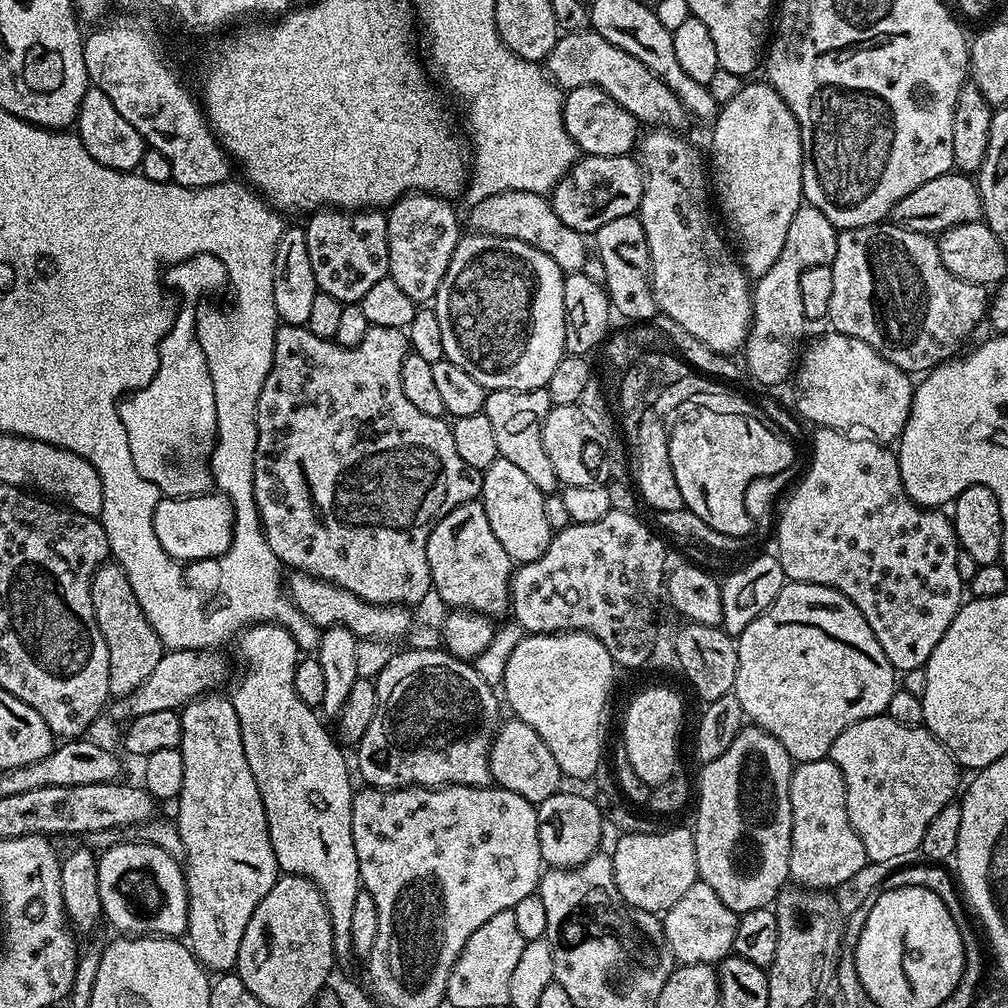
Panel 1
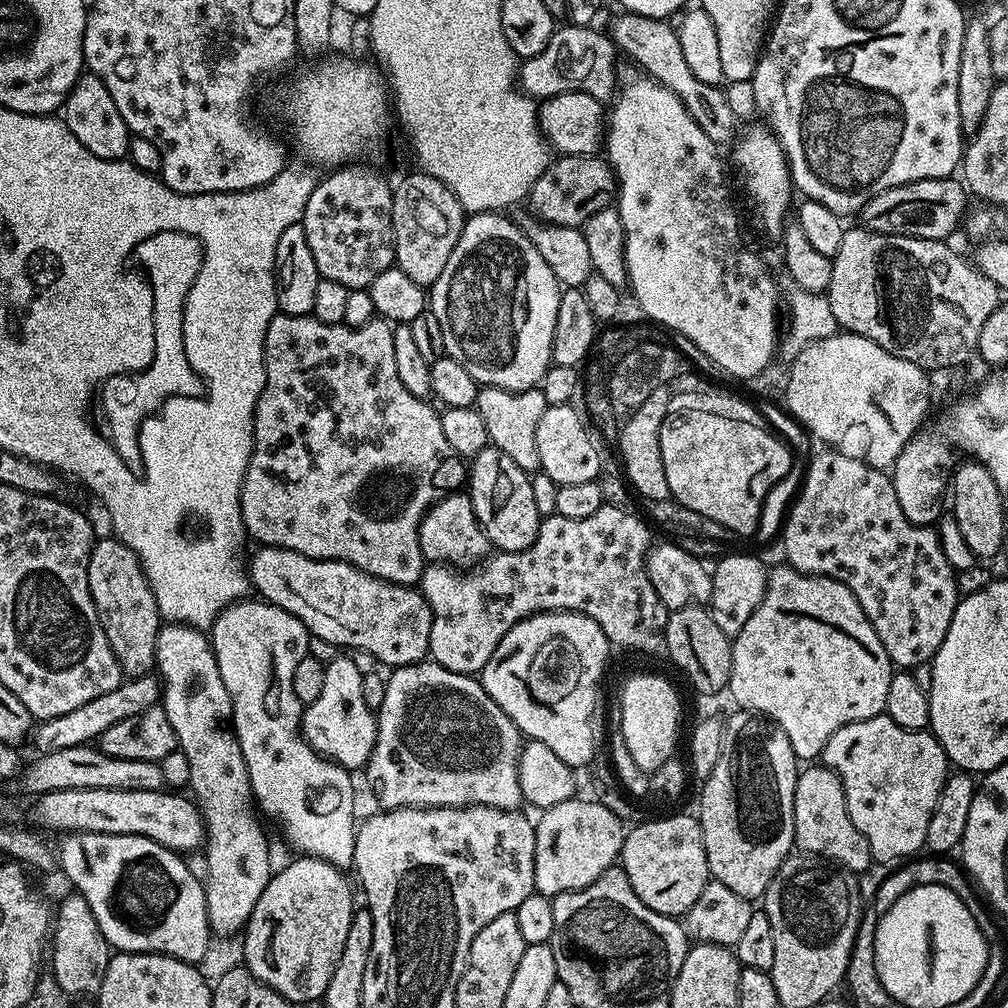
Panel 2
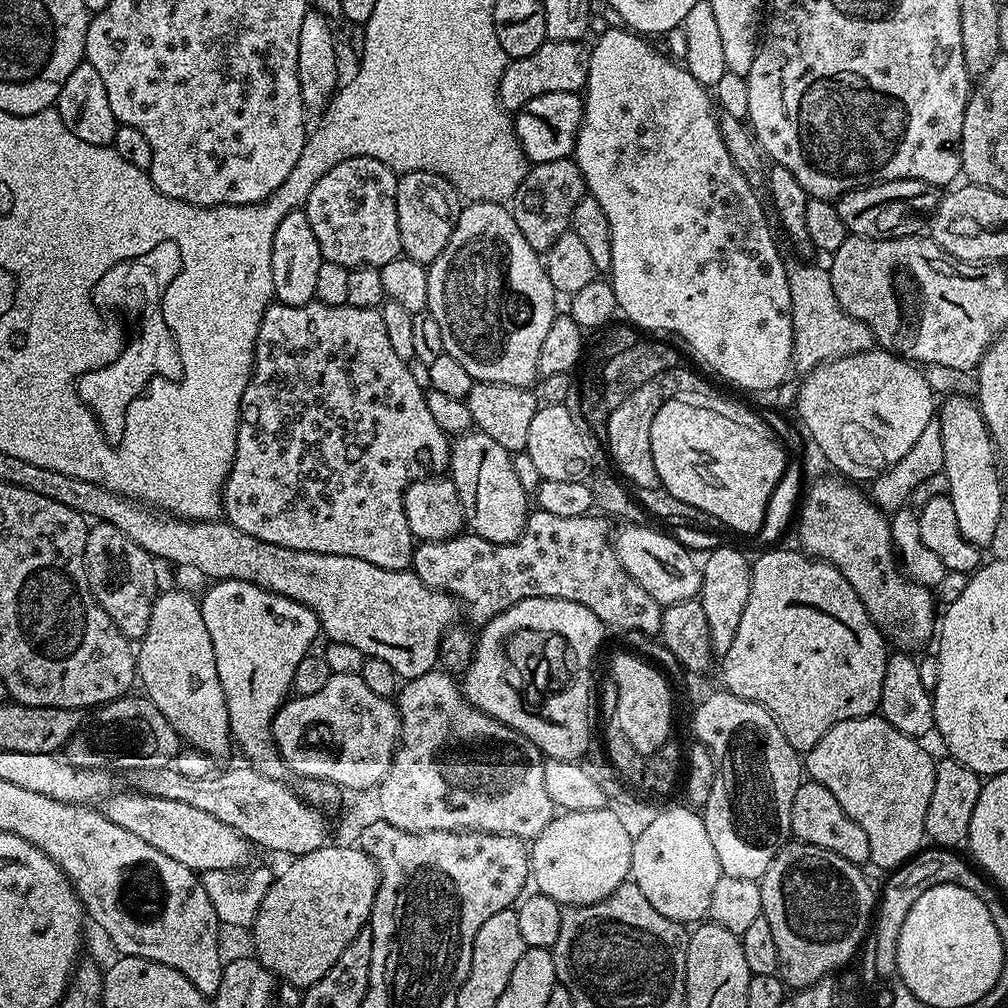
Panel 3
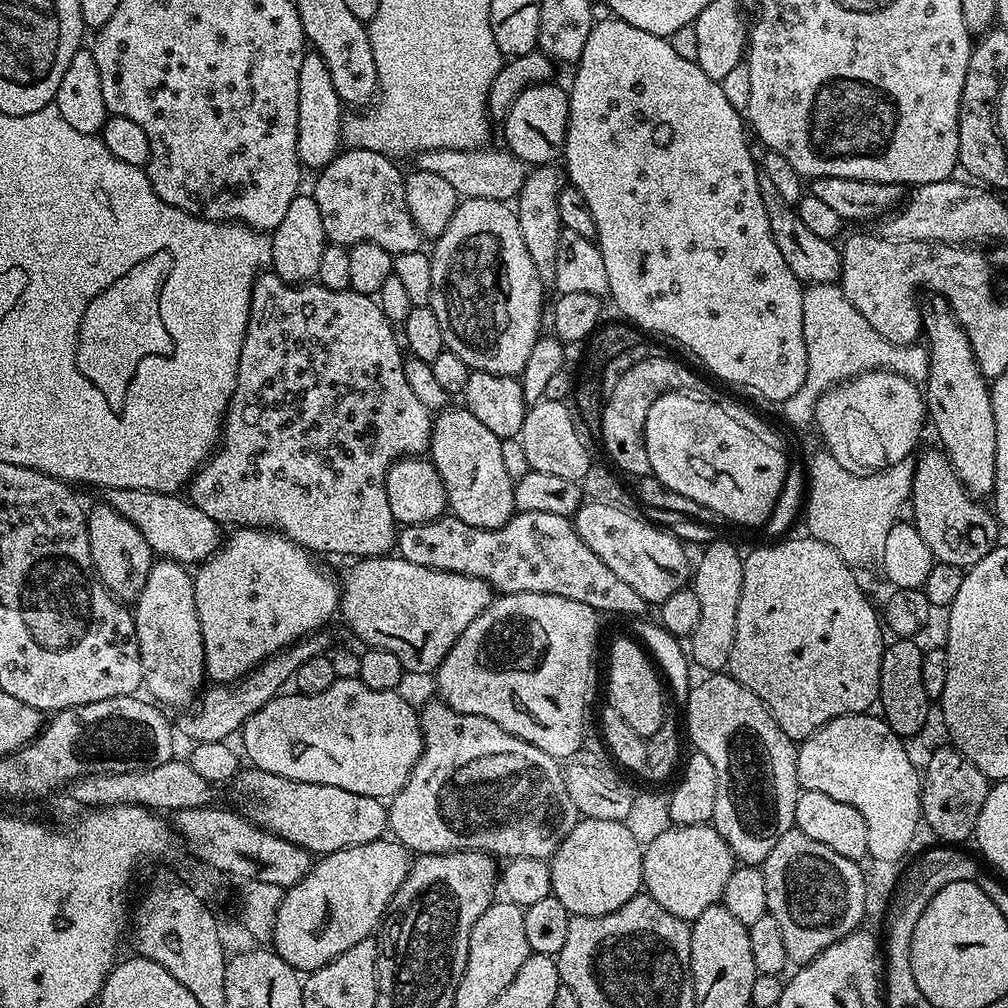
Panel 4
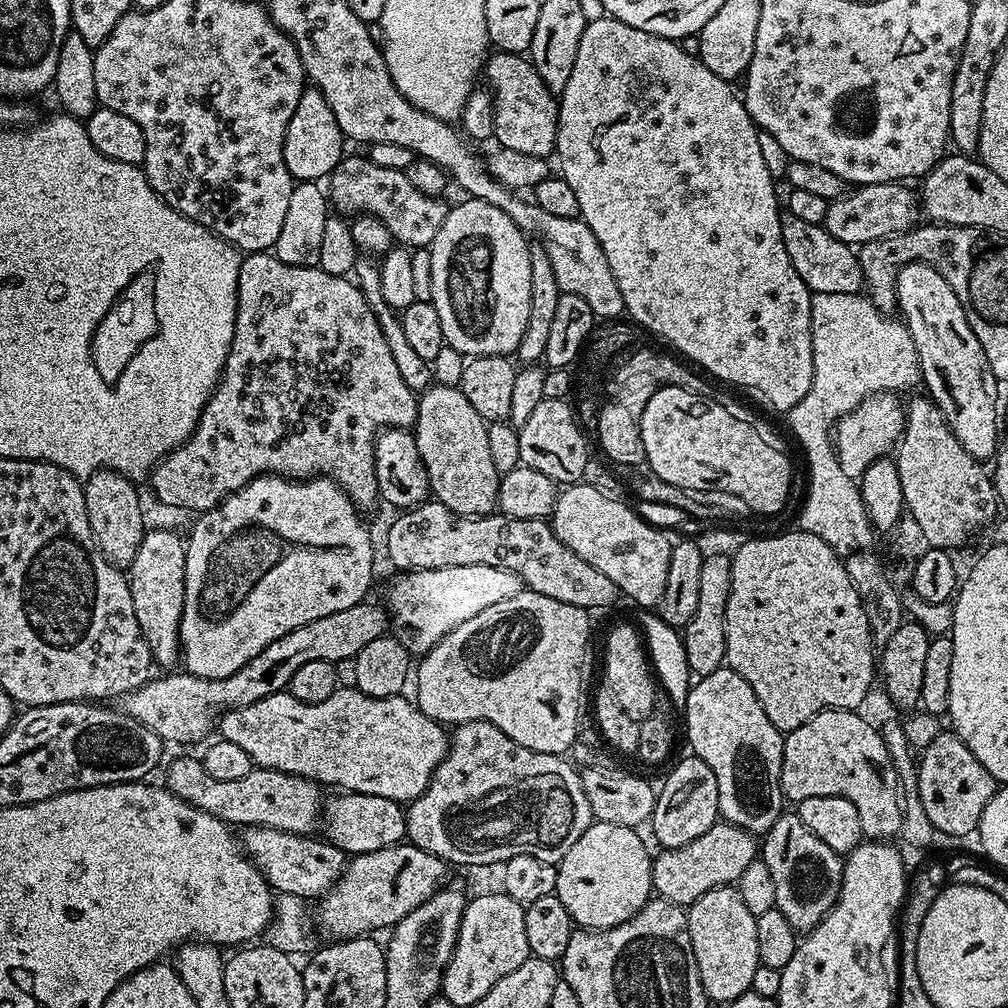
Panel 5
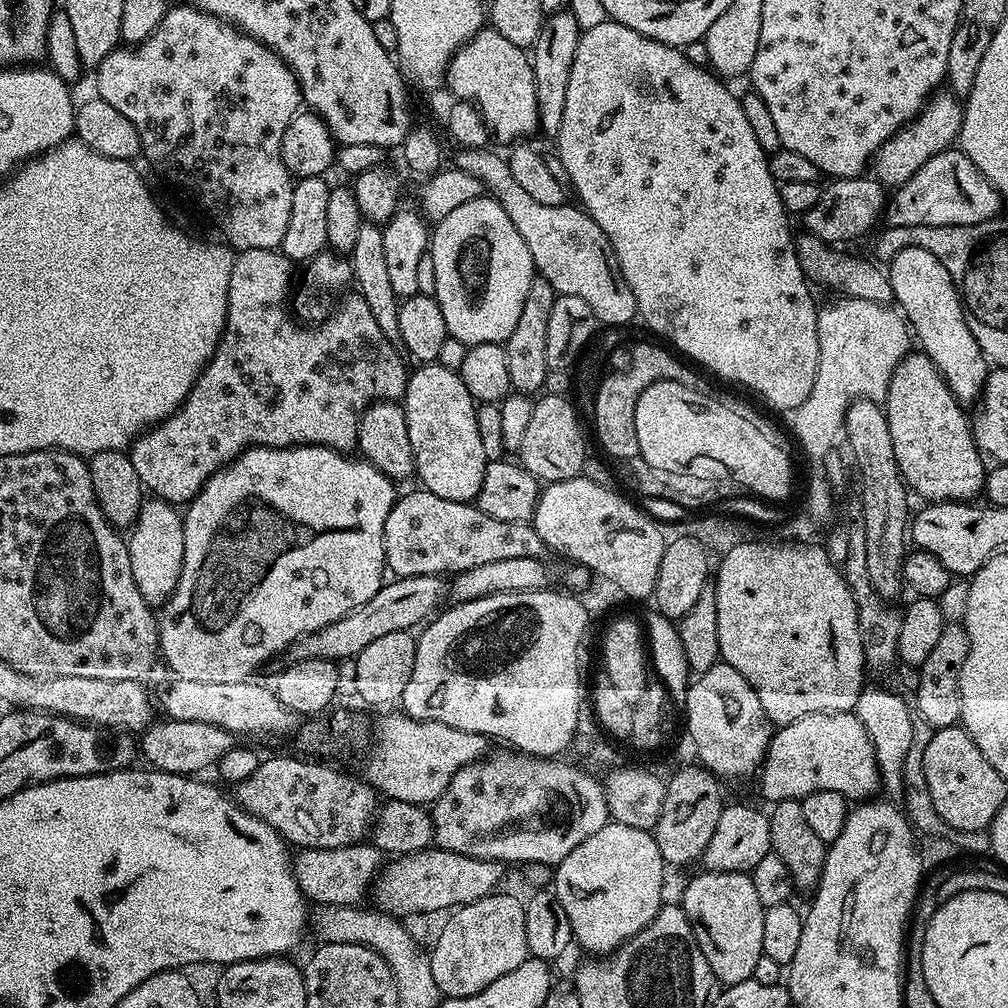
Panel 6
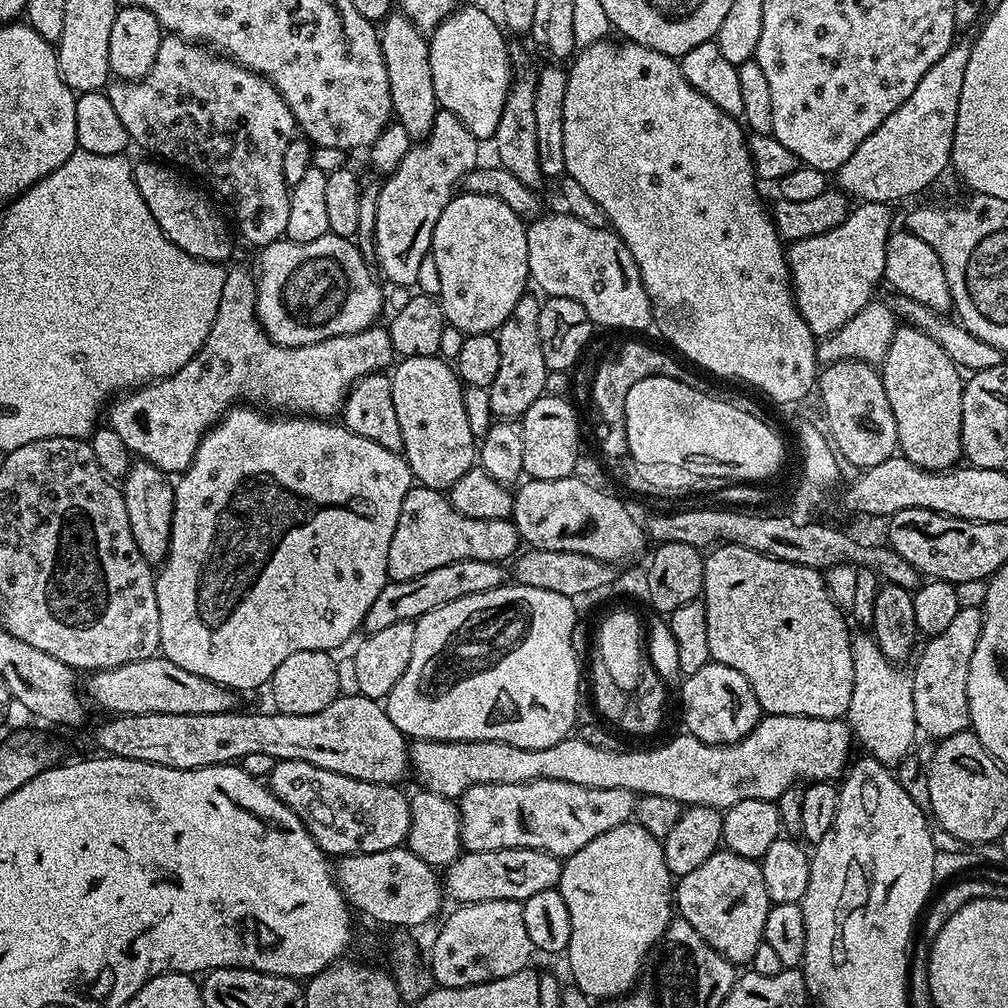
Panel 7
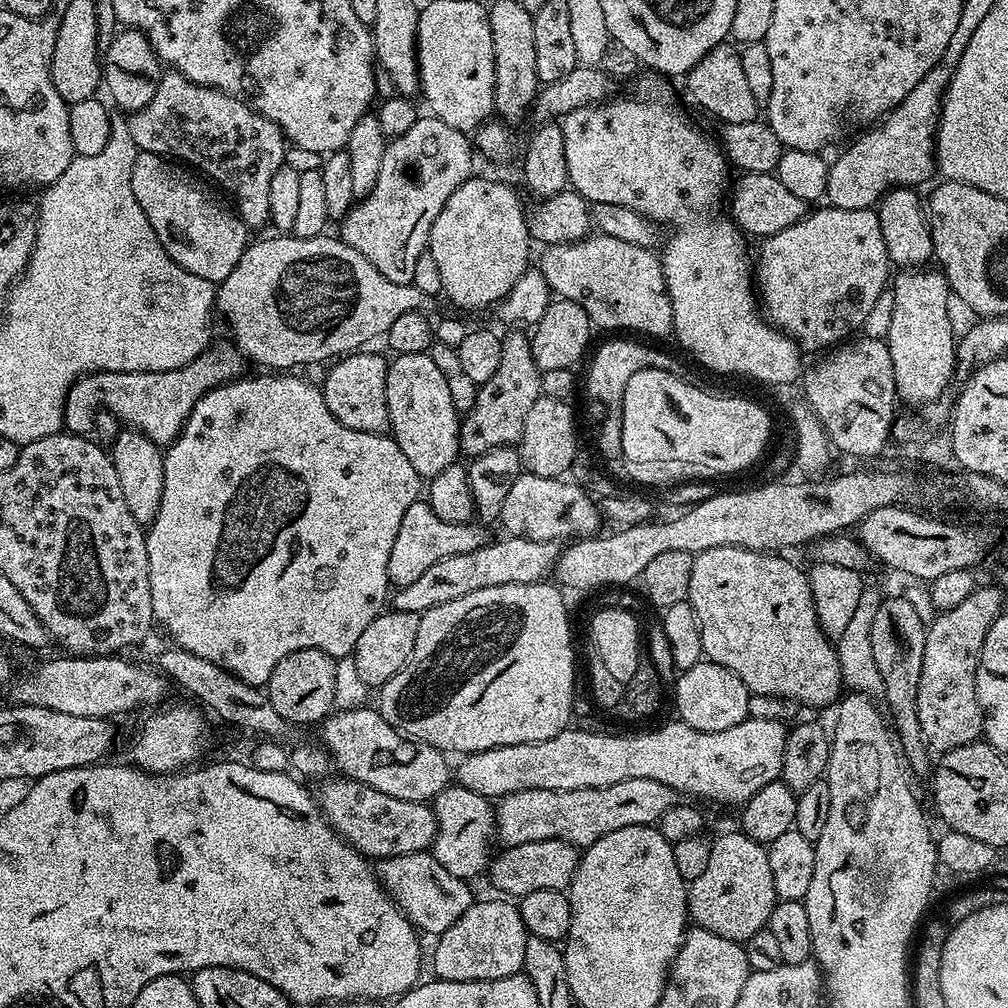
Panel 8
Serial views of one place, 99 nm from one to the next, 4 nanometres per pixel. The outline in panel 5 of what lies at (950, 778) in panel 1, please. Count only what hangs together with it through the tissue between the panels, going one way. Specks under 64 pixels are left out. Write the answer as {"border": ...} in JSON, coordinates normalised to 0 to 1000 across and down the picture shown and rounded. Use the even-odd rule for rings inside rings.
{"border":[[[820,702],[808,712],[804,712],[796,720],[792,720],[778,732],[778,747],[776,748],[776,768],[774,779],[778,785],[779,795],[793,796],[809,790],[834,790],[847,800],[853,809],[857,829],[865,835],[877,835],[888,830],[893,823],[896,812],[894,802],[894,785],[891,781],[888,762],[879,736],[874,730],[874,723],[856,714],[849,704],[836,702]]]}

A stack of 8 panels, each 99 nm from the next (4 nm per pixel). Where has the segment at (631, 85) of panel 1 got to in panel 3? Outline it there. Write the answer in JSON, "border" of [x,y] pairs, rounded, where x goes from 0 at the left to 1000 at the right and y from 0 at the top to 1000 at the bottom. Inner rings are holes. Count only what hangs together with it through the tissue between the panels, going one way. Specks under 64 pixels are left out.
{"border":[[[541,42],[530,54],[526,54],[517,60],[508,60],[496,78],[496,103],[501,111],[511,113],[521,103],[538,93],[550,93],[551,91],[574,92],[583,81],[583,61],[580,53],[579,55],[575,53],[575,47],[576,45],[571,42]]]}

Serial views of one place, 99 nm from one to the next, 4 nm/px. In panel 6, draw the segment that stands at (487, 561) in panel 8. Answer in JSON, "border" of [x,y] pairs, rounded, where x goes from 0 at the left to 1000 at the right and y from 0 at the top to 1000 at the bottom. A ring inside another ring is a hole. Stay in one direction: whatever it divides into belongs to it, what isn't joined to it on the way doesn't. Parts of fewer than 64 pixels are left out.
{"border":[[[398,571],[386,574],[366,596],[335,613],[335,617],[327,617],[327,621],[319,621],[319,625],[303,627],[297,631],[286,642],[285,654],[319,653],[336,657],[352,653],[359,645],[363,645],[363,641],[367,641],[367,637],[380,633],[382,629],[404,627],[412,624],[412,619],[420,620],[438,602],[437,594],[442,591],[442,579],[438,576],[437,571]]]}

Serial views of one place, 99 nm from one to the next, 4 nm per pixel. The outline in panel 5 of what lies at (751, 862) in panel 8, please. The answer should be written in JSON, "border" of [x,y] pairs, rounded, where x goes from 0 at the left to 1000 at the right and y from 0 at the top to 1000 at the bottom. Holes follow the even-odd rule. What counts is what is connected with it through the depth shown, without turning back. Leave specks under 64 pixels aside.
{"border":[[[733,880],[700,883],[696,891],[682,898],[681,904],[692,966],[703,993],[707,997],[716,998],[744,983],[748,966],[756,959],[752,946],[752,919],[744,899],[736,895]]]}

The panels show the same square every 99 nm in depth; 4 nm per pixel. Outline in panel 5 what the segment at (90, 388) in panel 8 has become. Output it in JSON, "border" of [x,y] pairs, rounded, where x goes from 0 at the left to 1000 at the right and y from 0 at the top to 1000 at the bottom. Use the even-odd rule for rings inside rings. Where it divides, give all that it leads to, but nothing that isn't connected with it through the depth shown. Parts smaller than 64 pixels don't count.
{"border":[[[269,249],[247,250],[238,259],[236,268],[236,304],[234,305],[234,322],[232,335],[225,338],[226,354],[220,360],[218,377],[210,388],[210,394],[198,412],[198,418],[190,429],[190,434],[184,440],[179,440],[167,449],[149,469],[151,488],[167,504],[184,504],[189,510],[206,508],[214,504],[228,490],[242,484],[254,472],[273,470],[287,474],[324,474],[332,478],[339,487],[349,495],[349,499],[358,506],[364,506],[369,499],[377,496],[375,474],[371,446],[373,434],[378,427],[387,425],[408,426],[413,419],[414,390],[409,389],[399,379],[399,371],[395,371],[395,363],[387,351],[387,343],[383,343],[383,335],[375,323],[375,315],[371,315],[371,308],[363,300],[356,286],[345,274],[323,272],[315,264],[301,266],[288,264],[280,260]]]}

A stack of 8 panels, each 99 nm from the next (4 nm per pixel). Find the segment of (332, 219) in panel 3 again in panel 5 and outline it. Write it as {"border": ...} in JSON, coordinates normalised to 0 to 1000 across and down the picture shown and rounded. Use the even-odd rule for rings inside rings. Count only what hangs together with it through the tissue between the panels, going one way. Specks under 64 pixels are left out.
{"border":[[[342,154],[337,163],[323,179],[323,193],[328,205],[334,211],[345,216],[358,212],[375,216],[387,228],[390,239],[406,248],[425,246],[431,240],[445,203],[439,202],[439,197],[419,192],[413,185],[403,177],[401,170],[383,168],[372,164],[364,154]]]}

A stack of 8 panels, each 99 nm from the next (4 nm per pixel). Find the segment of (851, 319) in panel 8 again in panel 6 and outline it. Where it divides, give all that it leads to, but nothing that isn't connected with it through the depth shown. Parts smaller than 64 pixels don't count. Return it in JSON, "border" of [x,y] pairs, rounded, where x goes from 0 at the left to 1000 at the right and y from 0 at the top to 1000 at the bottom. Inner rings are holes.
{"border":[[[945,145],[927,153],[919,165],[884,191],[879,203],[880,225],[887,224],[962,224],[993,213],[994,195],[970,165]]]}

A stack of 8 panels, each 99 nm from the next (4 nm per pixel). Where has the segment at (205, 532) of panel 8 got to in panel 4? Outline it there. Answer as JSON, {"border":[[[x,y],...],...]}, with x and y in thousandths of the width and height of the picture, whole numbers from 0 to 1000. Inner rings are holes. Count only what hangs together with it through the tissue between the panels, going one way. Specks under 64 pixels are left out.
{"border":[[[235,523],[215,548],[193,564],[190,580],[200,625],[202,666],[207,676],[226,681],[247,670],[261,655],[318,626],[337,601],[337,583],[313,560],[311,549],[273,526]]]}

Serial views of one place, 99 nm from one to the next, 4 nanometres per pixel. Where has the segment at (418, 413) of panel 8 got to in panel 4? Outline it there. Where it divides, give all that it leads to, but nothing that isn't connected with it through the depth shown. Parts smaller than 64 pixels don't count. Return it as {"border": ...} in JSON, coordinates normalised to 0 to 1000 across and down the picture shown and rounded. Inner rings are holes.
{"border":[[[445,403],[429,418],[427,455],[440,479],[451,515],[471,524],[496,524],[512,508],[511,479],[498,458],[497,437],[459,403]]]}

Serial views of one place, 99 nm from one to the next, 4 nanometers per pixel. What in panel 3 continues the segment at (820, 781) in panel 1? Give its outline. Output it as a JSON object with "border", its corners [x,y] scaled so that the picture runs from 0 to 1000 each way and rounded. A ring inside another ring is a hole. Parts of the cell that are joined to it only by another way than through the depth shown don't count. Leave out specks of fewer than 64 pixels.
{"border":[[[809,776],[795,777],[784,800],[784,819],[786,829],[793,836],[823,843],[844,857],[857,859],[863,854],[863,834],[859,831],[859,823],[855,823],[855,819],[844,813],[835,800],[831,800],[831,792],[827,792],[819,780]]]}

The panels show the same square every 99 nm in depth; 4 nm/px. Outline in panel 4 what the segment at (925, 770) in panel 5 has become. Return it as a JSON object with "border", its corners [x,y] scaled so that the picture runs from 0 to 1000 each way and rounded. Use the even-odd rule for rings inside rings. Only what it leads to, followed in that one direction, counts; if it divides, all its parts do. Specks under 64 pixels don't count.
{"border":[[[947,740],[933,742],[915,762],[913,780],[913,809],[916,816],[930,829],[930,834],[940,839],[955,838],[955,833],[968,824],[970,808],[982,781],[979,770],[954,749]]]}

